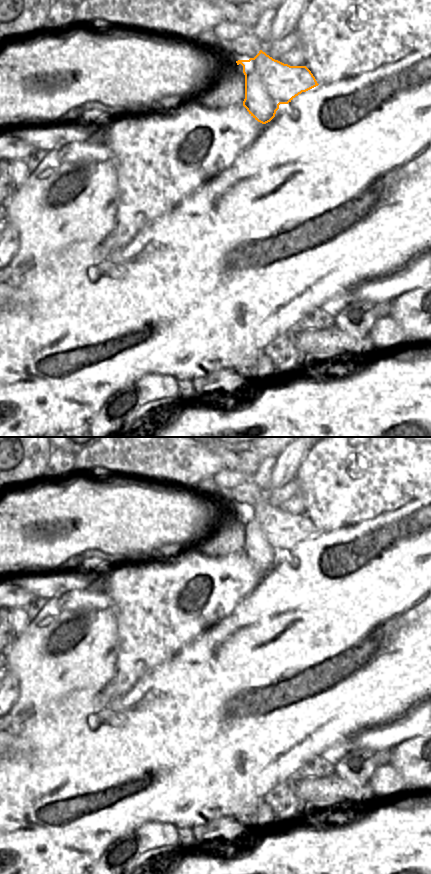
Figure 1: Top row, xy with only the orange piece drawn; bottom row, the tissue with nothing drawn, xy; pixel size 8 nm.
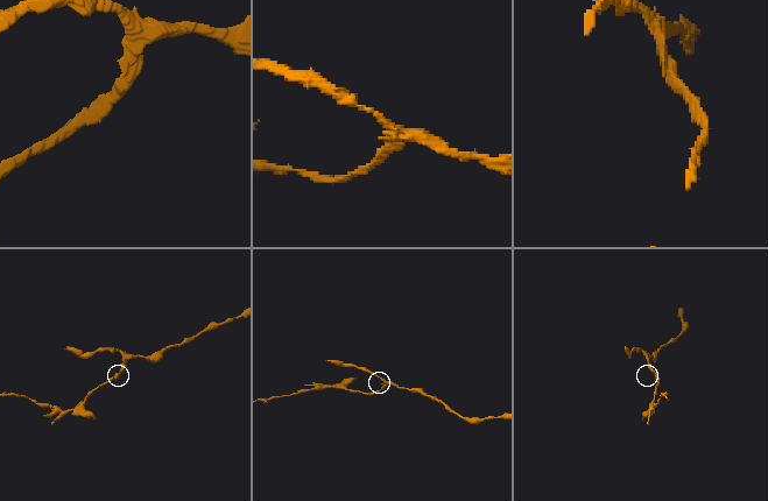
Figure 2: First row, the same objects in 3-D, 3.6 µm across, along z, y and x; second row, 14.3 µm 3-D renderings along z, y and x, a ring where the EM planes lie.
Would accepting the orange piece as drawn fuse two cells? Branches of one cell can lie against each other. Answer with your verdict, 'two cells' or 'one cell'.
two cells

